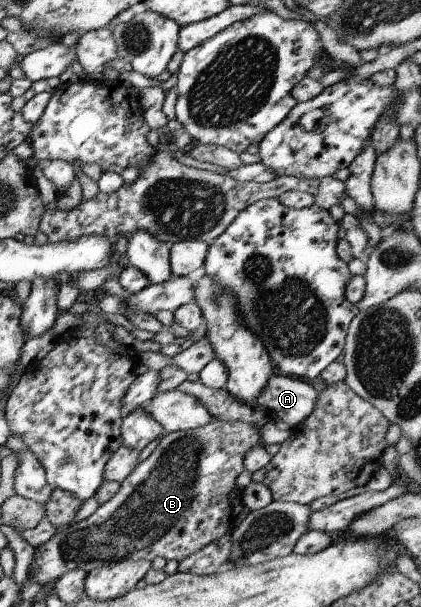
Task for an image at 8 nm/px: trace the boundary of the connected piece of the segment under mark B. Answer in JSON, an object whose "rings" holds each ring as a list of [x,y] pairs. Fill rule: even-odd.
{"rings":[[[213,419],[203,427],[191,431],[167,433],[149,456],[120,482],[118,492],[108,501],[98,505],[90,516],[56,531],[46,542],[33,548],[31,562],[27,566],[26,584],[40,584],[42,588],[48,589],[62,573],[69,570],[80,569],[86,573],[100,565],[126,557],[147,561],[162,557],[166,561],[175,560],[179,563],[213,540],[218,540],[235,523],[232,508],[227,503],[227,494],[234,488],[236,476],[244,469],[244,453],[258,443],[258,429],[242,421]]]}

